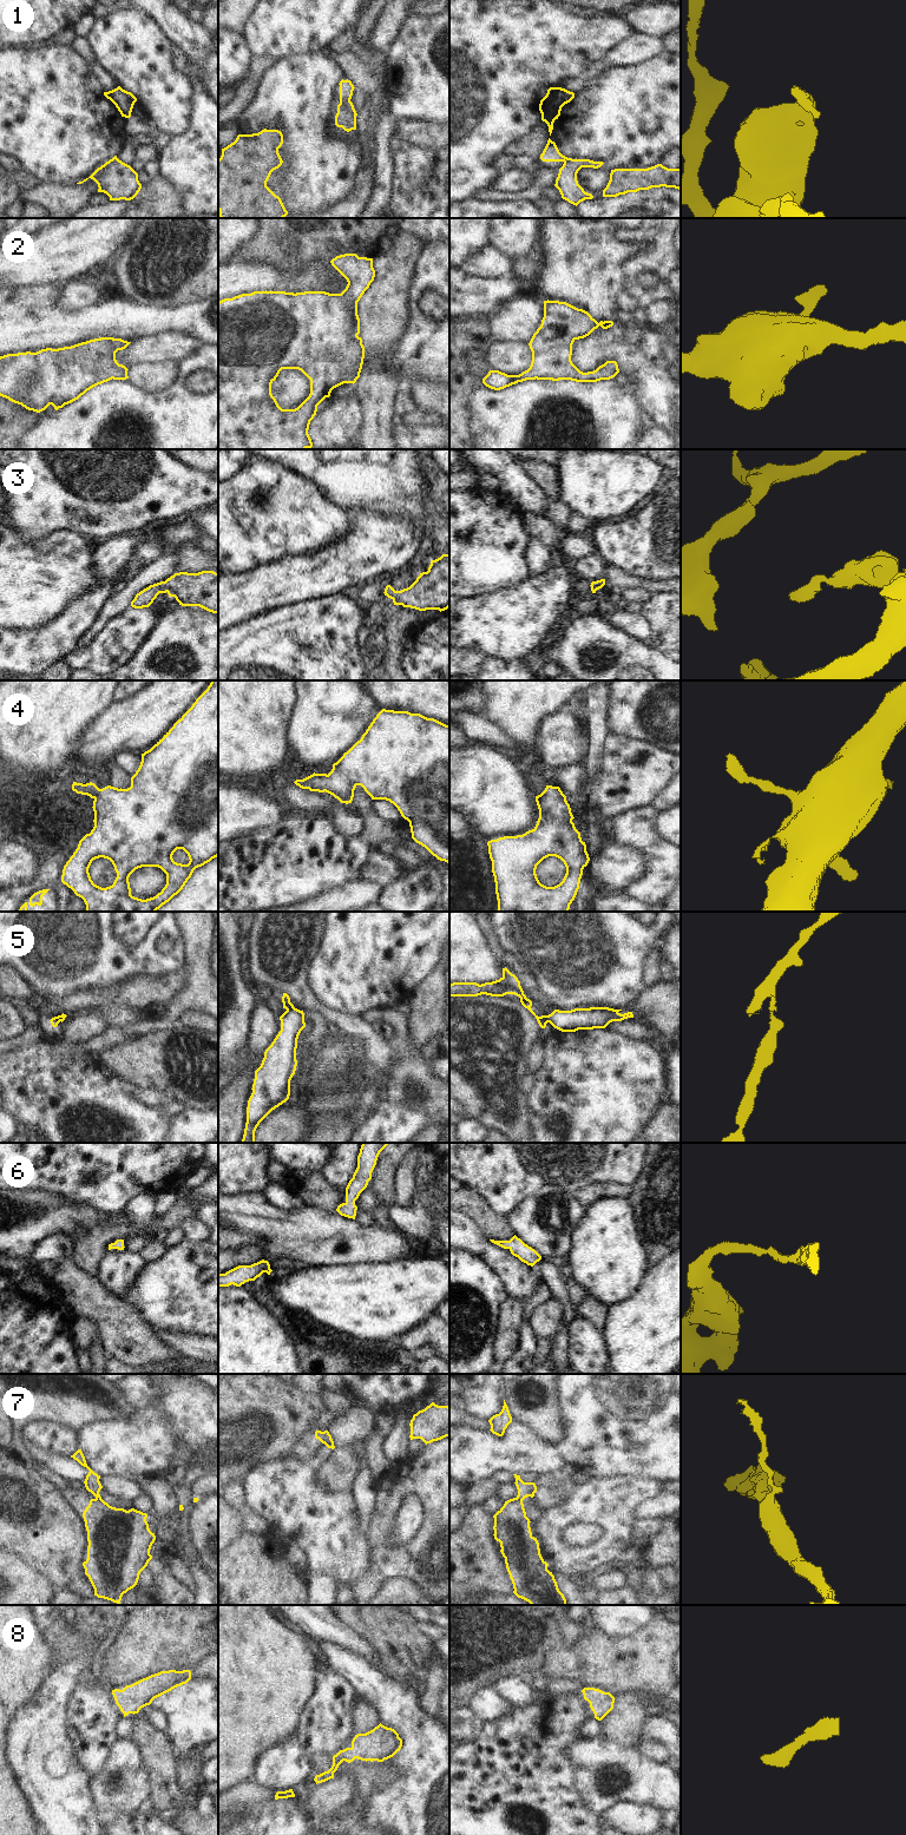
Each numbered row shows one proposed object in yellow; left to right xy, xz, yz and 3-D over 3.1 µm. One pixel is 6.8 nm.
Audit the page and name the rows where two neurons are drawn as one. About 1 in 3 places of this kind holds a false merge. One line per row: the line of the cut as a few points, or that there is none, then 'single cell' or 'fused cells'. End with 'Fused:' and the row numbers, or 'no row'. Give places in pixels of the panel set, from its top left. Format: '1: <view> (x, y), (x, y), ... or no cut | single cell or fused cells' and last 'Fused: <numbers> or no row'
1: xz (349, 100), (340, 104) | fused cells
2: no cut | single cell
3: no cut | single cell
4: no cut | single cell
5: xz (293, 1006), (287, 1010) | fused cells
6: no cut | single cell
7: xy (96, 1498), (100, 1499) | fused cells
8: no cut | single cell
Fused: 1, 5, 7

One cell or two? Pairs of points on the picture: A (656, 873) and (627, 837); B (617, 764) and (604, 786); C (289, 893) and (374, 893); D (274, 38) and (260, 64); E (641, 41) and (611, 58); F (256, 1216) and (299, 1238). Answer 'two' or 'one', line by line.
A: one
B: one
C: two
D: two
E: one
F: one

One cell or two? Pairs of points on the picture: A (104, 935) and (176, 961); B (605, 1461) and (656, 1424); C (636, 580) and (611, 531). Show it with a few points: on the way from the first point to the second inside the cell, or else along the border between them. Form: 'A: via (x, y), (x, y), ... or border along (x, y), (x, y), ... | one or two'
A: via (122, 953), (130, 961), (158, 961) | one
B: via (622, 1454), (637, 1454), (644, 1451), (649, 1440) | one
C: border along (608, 565), (615, 565), (632, 574), (661, 580) | two

